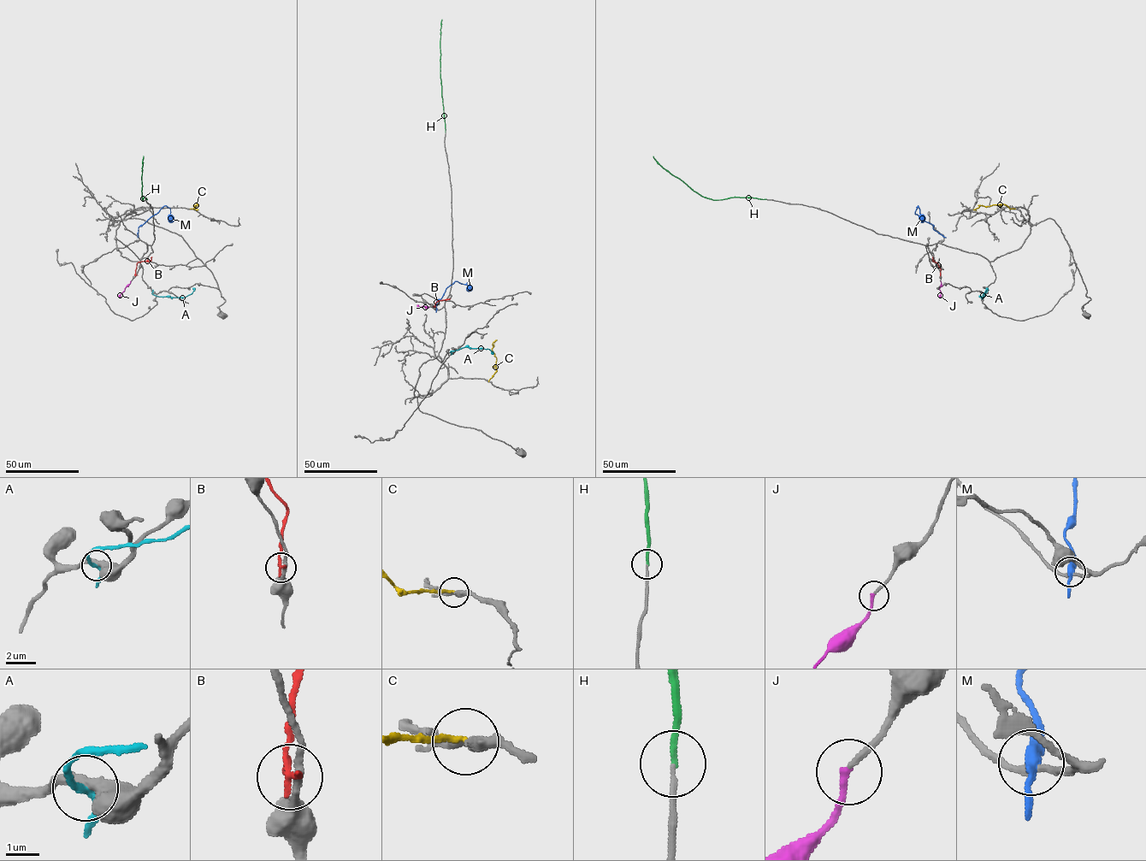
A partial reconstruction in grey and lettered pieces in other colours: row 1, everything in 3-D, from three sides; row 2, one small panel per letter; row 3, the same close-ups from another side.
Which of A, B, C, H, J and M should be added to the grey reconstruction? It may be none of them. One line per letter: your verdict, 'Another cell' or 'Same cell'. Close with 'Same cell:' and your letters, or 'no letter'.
A: Another cell
B: Another cell
C: Another cell
H: Same cell
J: Same cell
M: Another cell
Same cell: H, J

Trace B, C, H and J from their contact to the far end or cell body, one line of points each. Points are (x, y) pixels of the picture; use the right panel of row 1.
B: (940, 275), (941, 269), (933, 262), (932, 256)
C: (1015, 209), (1003, 203), (980, 205), (973, 209)
H: (765, 199), (705, 197), (664, 169), (653, 156)
J: (941, 280), (940, 297)

